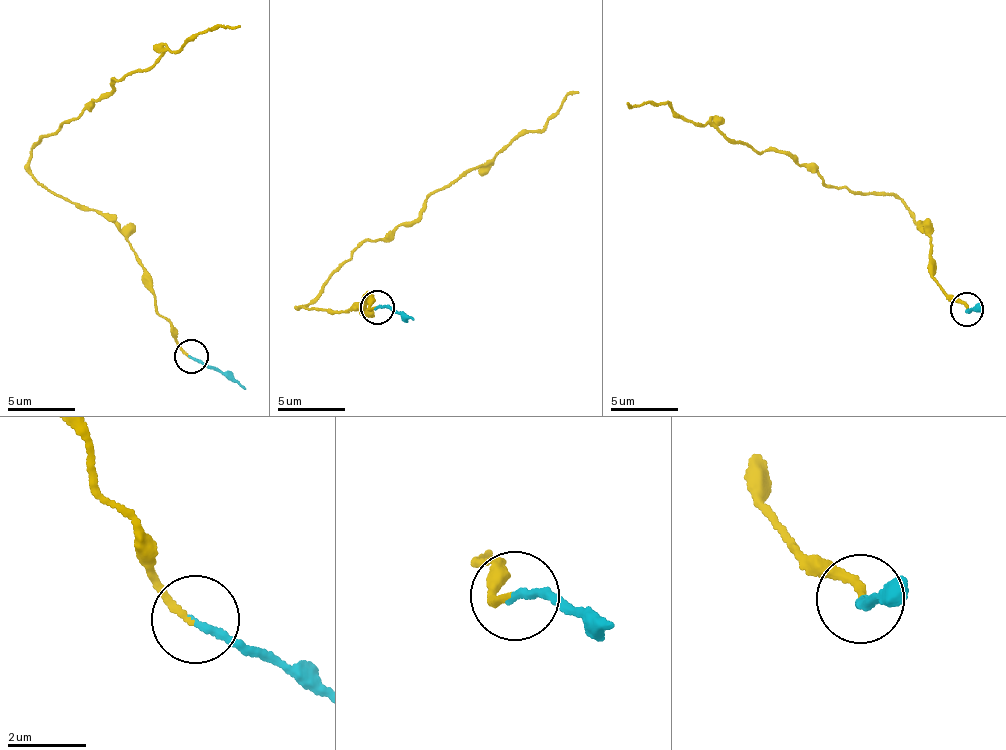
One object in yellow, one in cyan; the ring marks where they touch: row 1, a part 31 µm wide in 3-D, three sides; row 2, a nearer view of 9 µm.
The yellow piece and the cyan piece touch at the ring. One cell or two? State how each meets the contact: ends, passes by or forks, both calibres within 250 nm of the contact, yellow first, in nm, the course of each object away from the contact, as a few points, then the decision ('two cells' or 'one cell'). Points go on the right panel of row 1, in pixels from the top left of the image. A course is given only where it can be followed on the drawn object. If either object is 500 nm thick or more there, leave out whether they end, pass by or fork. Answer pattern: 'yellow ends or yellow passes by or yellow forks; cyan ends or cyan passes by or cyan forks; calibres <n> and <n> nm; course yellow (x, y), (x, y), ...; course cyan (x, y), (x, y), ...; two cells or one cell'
yellow ends; cyan ends; calibres 160 and 180 nm; course yellow (966, 310), (932, 275), (929, 231), (894, 197), (831, 186), (798, 160), (653, 99), (625, 103); course cyan (966, 310), (971, 307), (984, 311); one cell

